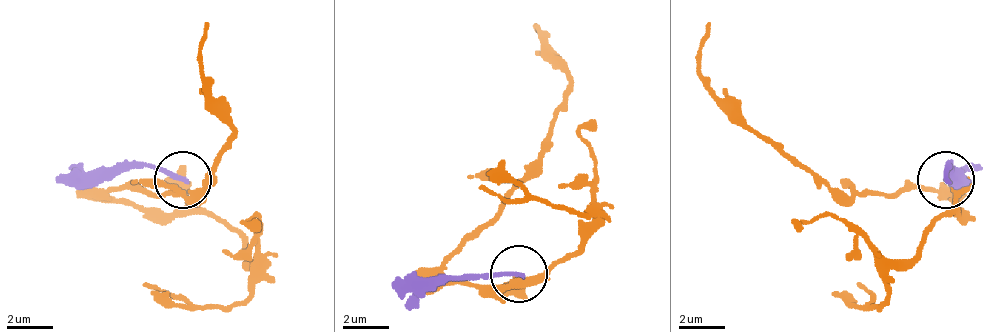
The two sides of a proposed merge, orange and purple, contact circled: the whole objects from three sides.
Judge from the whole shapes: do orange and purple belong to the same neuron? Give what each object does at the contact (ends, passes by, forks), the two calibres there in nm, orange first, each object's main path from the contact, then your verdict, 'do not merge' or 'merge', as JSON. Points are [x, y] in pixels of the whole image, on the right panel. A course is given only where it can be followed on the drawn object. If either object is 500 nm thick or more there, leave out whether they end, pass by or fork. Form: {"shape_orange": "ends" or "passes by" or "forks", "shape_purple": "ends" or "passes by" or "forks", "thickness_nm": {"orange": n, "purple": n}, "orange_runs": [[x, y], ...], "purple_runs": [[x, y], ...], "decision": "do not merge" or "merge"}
{"thickness_nm": {"orange": 650, "purple": 200}, "orange_runs": [[947, 181], [958, 215], [958, 209], [947, 192], [844, 192], [770, 147], [702, 72], [707, 21]], "purple_runs": [[947, 181], [947, 169], [953, 169], [964, 181]], "decision": "do not merge"}

